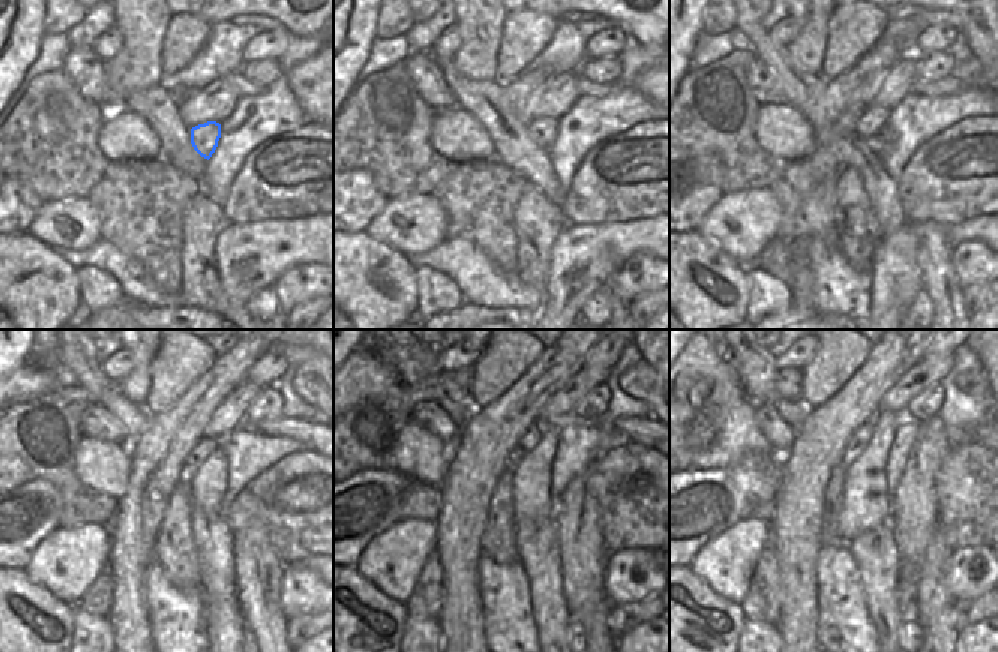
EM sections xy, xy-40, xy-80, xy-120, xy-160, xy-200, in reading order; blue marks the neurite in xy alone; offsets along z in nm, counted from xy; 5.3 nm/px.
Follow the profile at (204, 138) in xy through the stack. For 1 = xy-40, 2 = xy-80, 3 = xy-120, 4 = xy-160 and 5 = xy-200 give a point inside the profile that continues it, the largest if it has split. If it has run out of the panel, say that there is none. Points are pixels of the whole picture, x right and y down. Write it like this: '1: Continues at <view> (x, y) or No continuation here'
1: Continues at xy-40 (542, 131)
2: Continues at xy-80 (874, 117)
3: Continues at xy-120 (203, 447)
4: Continues at xy-160 (529, 441)
5: Continues at xy-200 (860, 438)

